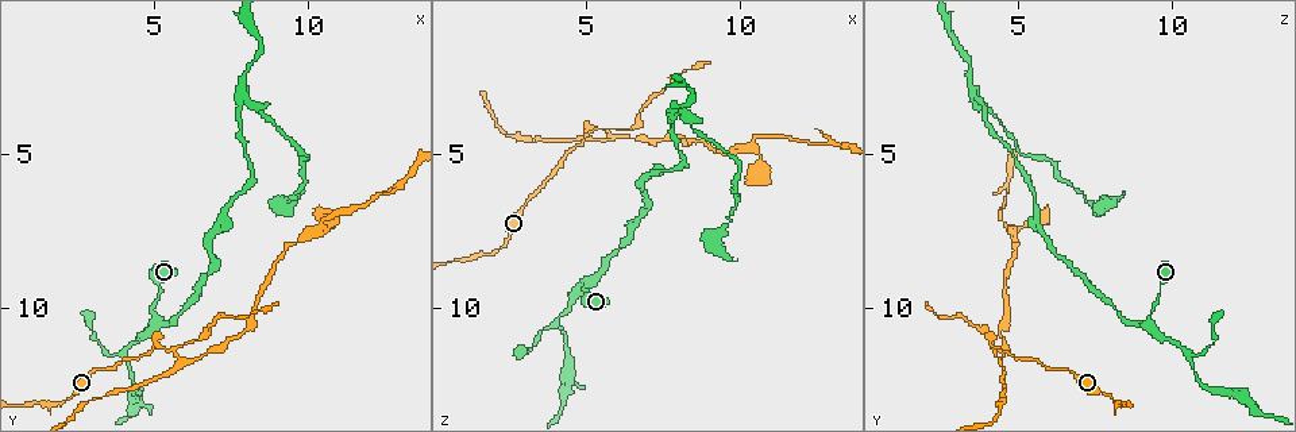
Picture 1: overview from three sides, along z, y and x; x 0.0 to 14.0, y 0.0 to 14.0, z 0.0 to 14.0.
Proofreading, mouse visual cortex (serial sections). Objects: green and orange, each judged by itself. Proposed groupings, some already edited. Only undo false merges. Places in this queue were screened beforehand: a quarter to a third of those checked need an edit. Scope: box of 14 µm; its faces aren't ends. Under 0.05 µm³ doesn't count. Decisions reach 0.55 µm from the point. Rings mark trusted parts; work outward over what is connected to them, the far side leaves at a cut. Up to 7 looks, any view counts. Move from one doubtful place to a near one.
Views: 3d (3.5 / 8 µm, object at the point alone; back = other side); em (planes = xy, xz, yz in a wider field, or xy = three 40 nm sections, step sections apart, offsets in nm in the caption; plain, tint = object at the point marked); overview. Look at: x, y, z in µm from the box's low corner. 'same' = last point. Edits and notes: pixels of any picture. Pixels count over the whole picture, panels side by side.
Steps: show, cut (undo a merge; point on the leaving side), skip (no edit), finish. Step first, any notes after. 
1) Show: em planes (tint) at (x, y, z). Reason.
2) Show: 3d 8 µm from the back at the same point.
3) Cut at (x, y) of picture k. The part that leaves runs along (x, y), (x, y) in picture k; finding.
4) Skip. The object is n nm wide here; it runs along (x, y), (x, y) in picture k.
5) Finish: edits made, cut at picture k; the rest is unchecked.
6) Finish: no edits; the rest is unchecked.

Show: 3d 3.5 µm at (5.1, 10.4, 9.3). Calibre changes.

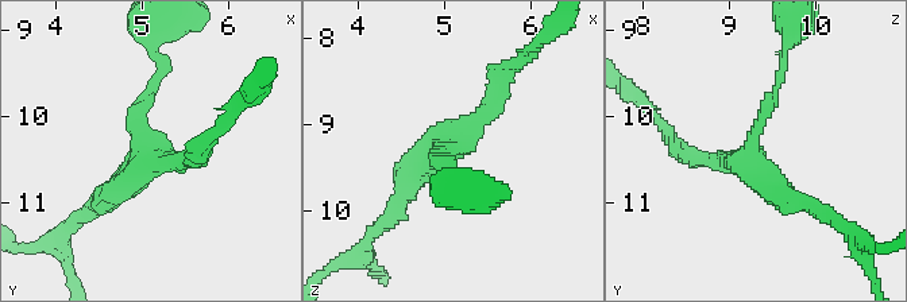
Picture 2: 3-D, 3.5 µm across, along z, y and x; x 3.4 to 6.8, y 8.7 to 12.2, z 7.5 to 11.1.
Show: em xy step 5 (tint) at (5.05, 10.50, 9.25). Need the tissue.

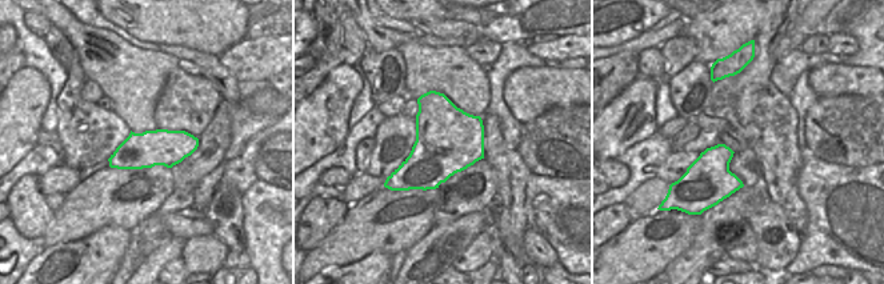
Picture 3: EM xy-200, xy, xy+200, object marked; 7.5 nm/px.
Skip. The object is 500 nm wide here; it runs along (776, 84), (745, 162), (683, 154) in picture 2; one cell here.

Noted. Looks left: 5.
Show: 3d 3.5 µm at (4.1, 11.4, 10.4). Three-way junction.

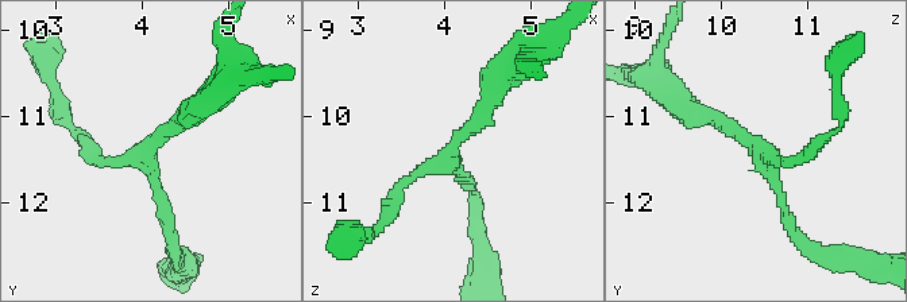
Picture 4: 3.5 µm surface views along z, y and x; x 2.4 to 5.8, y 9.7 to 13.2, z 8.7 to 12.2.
Skip. The arms are 150, 150, 200 nm wide; continuous, no second cell.

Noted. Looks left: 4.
Show: 3d 3.5 µm at (5.8, 11.7, 4.5). Two arms in line, one across.

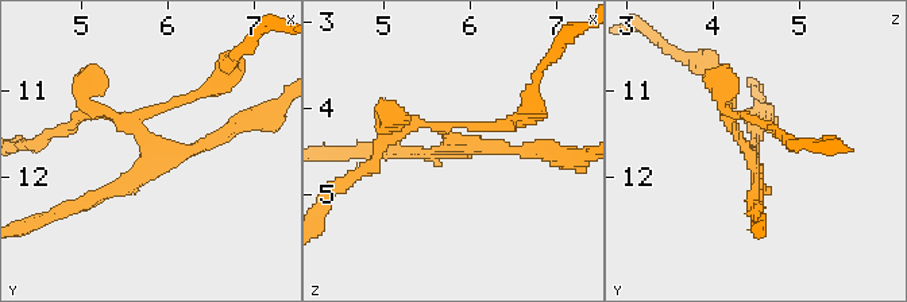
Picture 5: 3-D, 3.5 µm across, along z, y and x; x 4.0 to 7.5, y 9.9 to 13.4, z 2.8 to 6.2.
Show: em planes (tint) at (5.80, 11.70, 4.40).

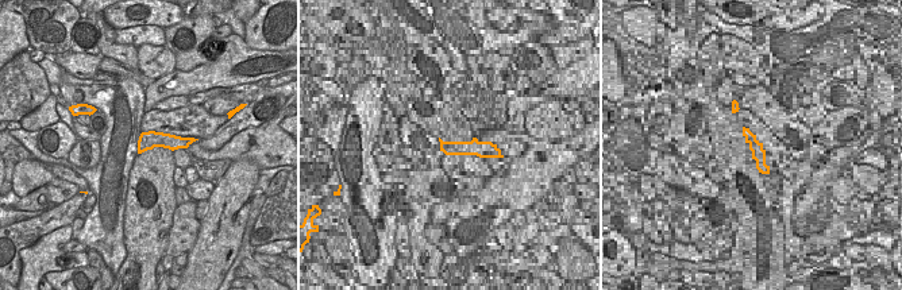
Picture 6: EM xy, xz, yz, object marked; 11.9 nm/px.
Cut at (477, 150) of picture 5. The arms are 150, 150, 150 nm wide; the part that leaves runs along (377, 154), (419, 123), (481, 143) in picture 5; a second cell is stuck on.

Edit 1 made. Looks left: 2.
Finish: edits made, cut at picture 5; the rest is unchecked.

